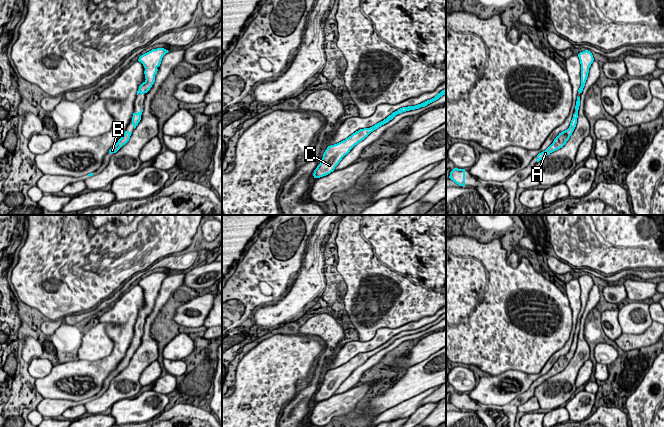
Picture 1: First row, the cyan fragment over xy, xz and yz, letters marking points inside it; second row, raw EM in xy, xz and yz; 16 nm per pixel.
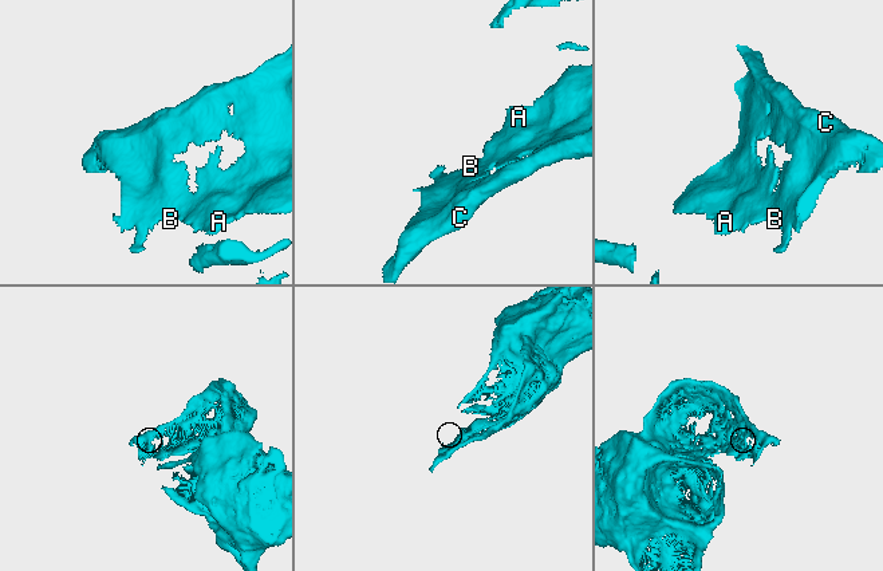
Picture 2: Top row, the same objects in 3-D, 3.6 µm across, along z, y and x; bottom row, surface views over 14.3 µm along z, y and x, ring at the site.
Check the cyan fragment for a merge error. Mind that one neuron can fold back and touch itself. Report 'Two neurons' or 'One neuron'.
One neuron

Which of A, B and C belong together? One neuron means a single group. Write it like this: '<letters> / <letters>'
A B C

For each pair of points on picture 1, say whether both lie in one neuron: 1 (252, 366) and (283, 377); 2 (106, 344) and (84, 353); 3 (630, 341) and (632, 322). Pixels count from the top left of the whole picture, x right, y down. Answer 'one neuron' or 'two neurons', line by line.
1: one neuron
2: one neuron
3: two neurons

